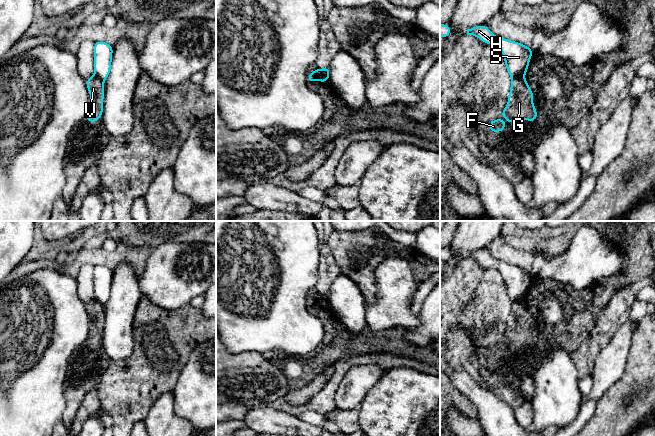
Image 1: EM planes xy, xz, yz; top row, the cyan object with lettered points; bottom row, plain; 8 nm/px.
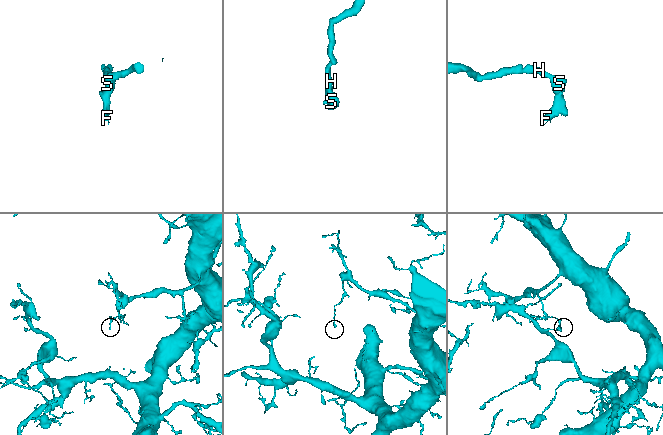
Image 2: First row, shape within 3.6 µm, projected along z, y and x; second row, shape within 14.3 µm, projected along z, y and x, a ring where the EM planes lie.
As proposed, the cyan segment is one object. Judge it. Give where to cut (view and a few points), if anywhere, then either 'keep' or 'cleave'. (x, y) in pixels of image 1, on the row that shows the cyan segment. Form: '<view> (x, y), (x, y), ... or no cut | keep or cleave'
yz (523, 74), (512, 78) | cleave

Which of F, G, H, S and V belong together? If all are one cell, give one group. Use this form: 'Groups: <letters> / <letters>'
Groups: F G V / H S

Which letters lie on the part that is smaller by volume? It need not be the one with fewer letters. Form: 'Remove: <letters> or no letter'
Remove: F, G, V

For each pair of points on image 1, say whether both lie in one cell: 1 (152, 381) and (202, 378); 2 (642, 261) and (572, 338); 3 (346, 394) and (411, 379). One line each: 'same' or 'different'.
1: different
2: same
3: different

